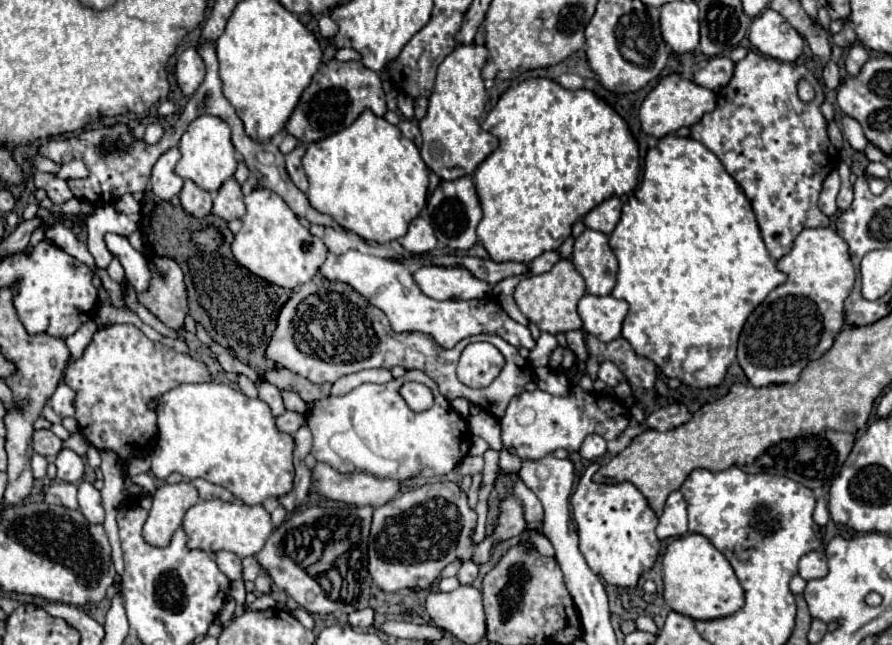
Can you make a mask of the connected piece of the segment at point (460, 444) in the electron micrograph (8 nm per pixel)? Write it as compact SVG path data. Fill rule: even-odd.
M416 369L406 371L402 379L392 379L384 385L364 383L344 397L330 395L328 399L320 399L314 403L314 409L306 411L306 421L314 437L312 455L316 457L316 461L328 463L340 473L350 473L354 471L354 467L330 447L330 441L345 432L346 439L354 439L358 441L356 445L362 445L365 450L367 448L372 457L370 461L382 461L382 474L391 479L448 475L470 451L470 429L466 419L462 419L452 409L450 401L440 395L436 383ZM408 381L420 381L432 389L434 407L430 411L416 413L406 405L404 397L398 391Z

